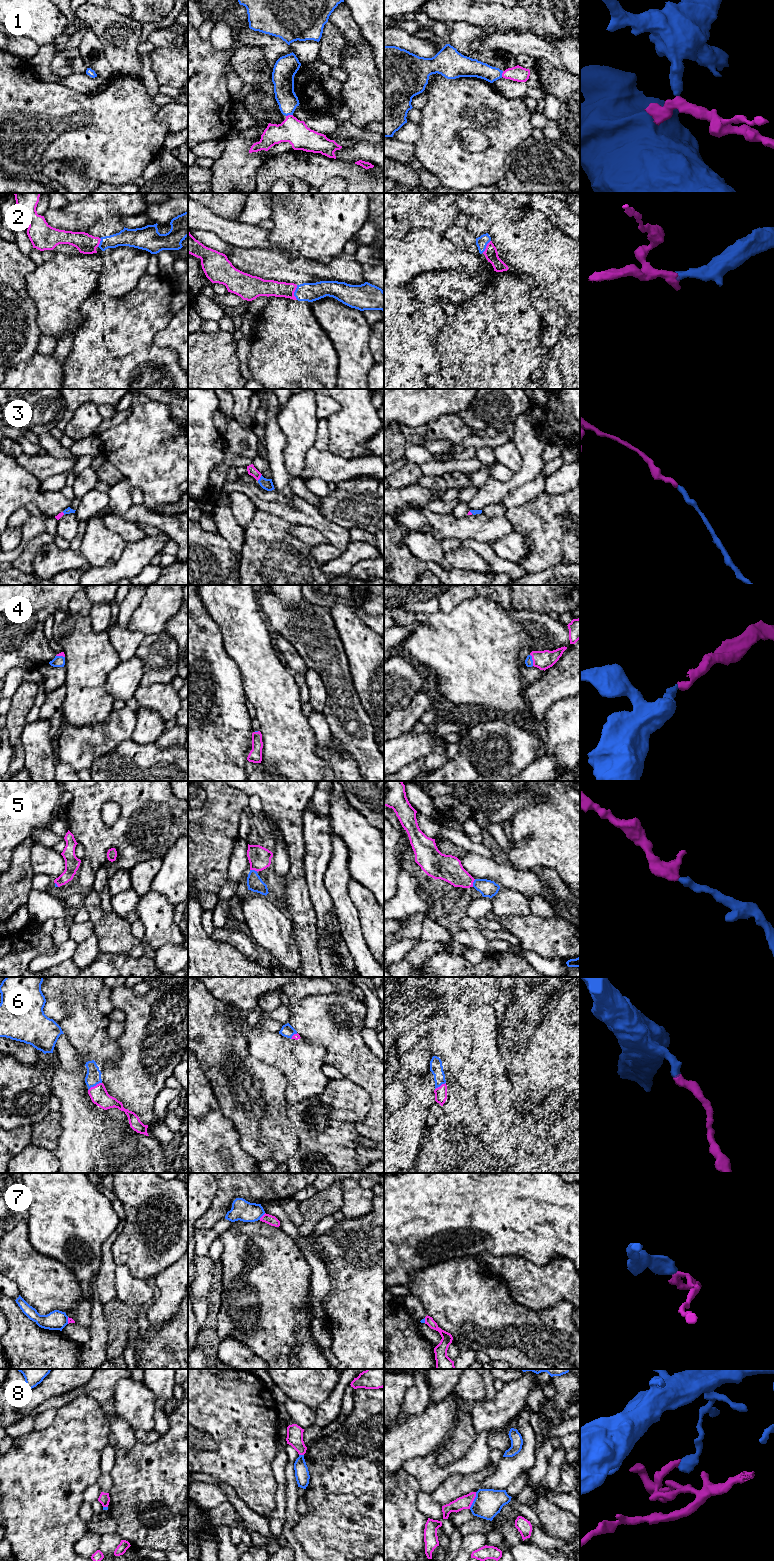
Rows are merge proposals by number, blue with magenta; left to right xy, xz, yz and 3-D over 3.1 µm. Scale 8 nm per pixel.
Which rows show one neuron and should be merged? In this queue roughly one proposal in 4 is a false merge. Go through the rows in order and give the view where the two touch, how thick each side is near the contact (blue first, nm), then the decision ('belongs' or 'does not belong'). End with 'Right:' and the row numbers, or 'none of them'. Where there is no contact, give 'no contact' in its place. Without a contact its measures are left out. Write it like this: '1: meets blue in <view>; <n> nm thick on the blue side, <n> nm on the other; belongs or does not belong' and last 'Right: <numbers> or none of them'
1: meets blue in xz; 160 nm thick on the blue side, 200 nm on the other; belongs
2: meets blue in xz; 150 nm thick on the blue side, 130 nm on the other; belongs
3: meets blue in xz; 90 nm thick on the blue side, 70 nm on the other; belongs
4: meets blue in yz; 60 nm thick on the blue side, 150 nm on the other; belongs
5: meets blue in yz; 140 nm thick on the blue side, 200 nm on the other; belongs
6: meets blue in xy; 130 nm thick on the blue side, 140 nm on the other; belongs
7: meets blue in xz; 170 nm thick on the blue side, 80 nm on the other; does not belong
8: meets blue in yz; 220 nm thick on the blue side, 110 nm on the other; does not belong
Right: 1, 2, 3, 4, 5, 6

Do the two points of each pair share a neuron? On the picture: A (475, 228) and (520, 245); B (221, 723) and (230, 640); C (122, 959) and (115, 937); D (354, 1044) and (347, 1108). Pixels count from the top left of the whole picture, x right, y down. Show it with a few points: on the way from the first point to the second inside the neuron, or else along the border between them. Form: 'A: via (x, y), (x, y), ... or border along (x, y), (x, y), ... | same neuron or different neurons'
A: border along (468, 218), (480, 218), (485, 223), (488, 232) | different neurons
B: border along (221, 633), (223, 648), (238, 667), (241, 675) | different neurons
C: border along (100, 952), (127, 953), (133, 957), (143, 956) | different neurons
D: border along (344, 1076), (361, 1086), (369, 1094) | different neurons

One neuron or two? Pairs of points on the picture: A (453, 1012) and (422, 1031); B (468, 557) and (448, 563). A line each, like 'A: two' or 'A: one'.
A: two
B: one

